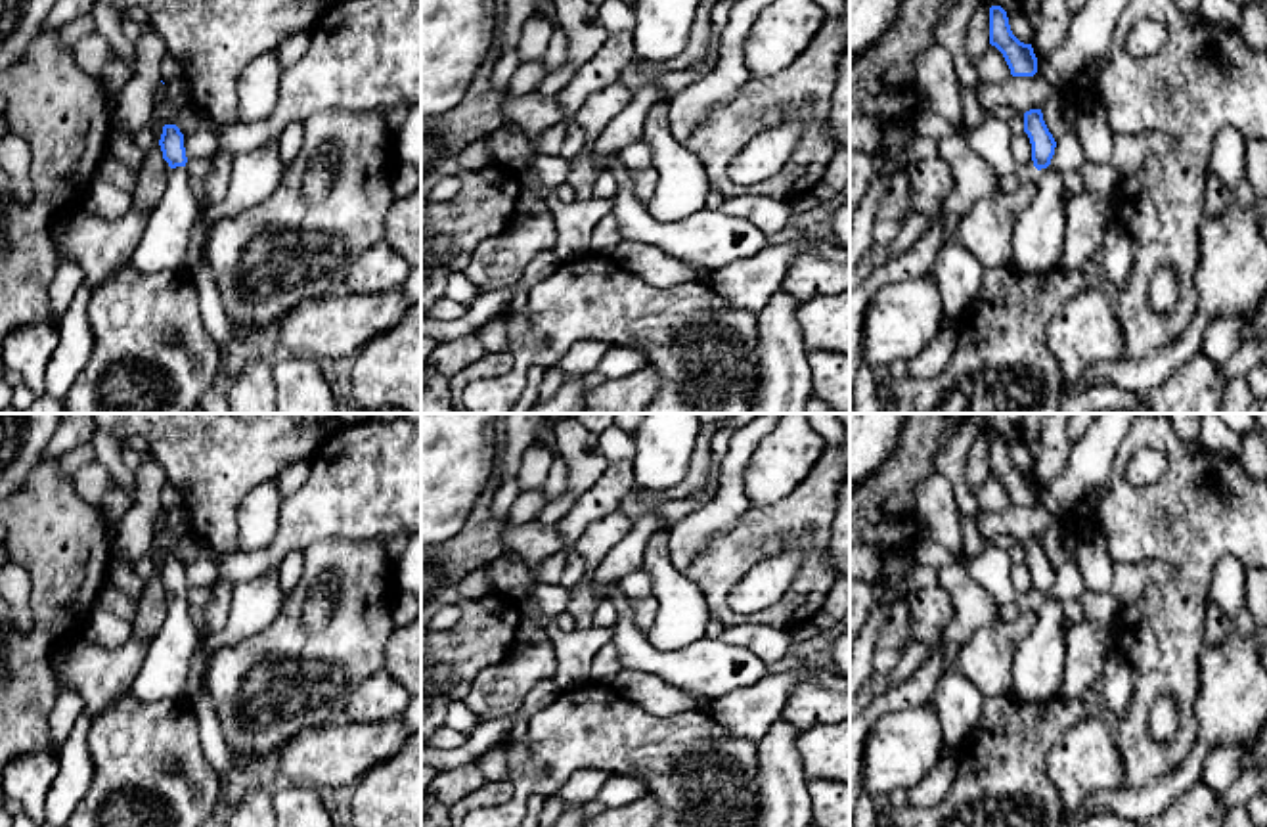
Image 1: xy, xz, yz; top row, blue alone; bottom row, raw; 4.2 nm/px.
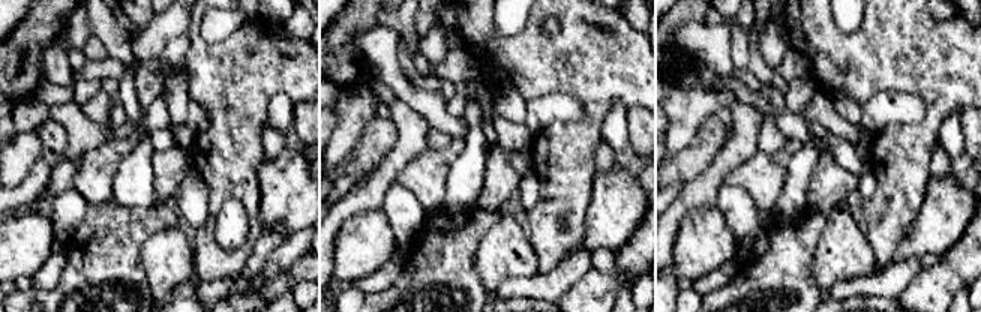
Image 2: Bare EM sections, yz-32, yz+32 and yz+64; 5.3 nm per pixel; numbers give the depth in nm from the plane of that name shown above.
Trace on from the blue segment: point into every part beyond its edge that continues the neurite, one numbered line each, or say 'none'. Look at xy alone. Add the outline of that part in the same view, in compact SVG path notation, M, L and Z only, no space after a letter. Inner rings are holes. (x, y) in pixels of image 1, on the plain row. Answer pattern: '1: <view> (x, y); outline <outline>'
1: xy (165, 670); outline M186 595L170 597L167 618L157 632L128 695L138 703L188 701L191 659L205 639L189 616Z

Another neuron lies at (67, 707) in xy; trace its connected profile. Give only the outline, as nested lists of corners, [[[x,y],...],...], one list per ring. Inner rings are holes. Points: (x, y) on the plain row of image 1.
[[[73,689],[61,691],[48,718],[50,737],[54,743],[57,745],[65,743],[80,712],[82,712],[82,699],[78,697],[78,693]]]

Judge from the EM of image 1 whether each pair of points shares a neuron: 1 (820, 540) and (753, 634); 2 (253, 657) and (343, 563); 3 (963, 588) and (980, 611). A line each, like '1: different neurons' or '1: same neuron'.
1: different neurons
2: same neuron
3: same neuron

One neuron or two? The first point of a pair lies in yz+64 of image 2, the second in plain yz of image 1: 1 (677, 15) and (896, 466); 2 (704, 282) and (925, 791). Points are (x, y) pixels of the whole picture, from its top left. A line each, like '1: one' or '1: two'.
1: one
2: one

